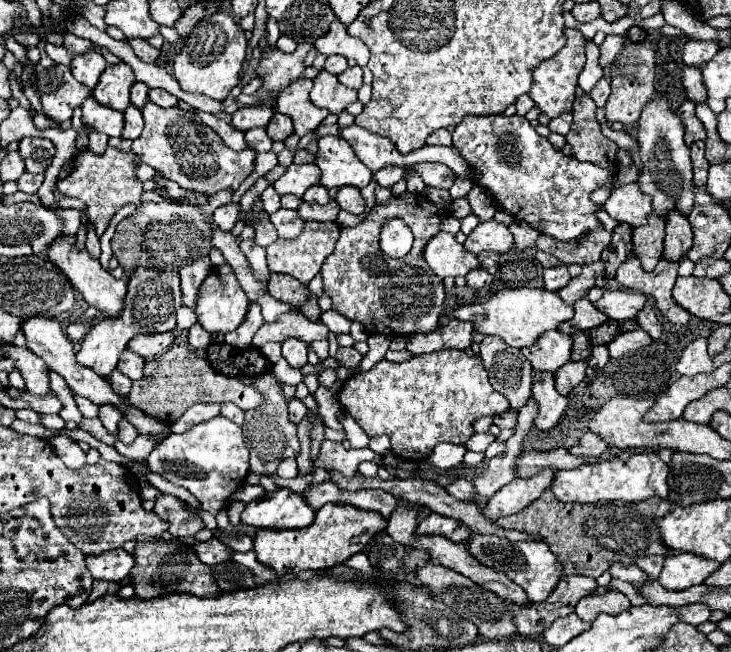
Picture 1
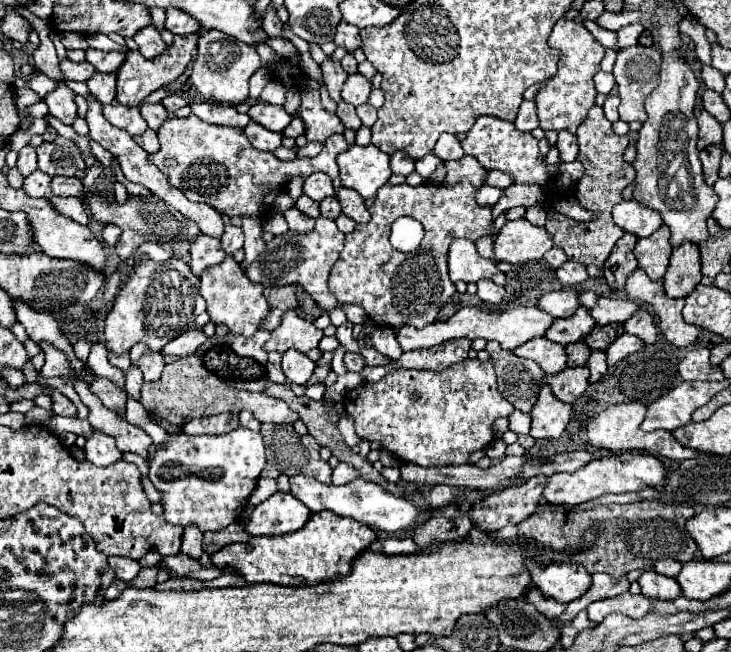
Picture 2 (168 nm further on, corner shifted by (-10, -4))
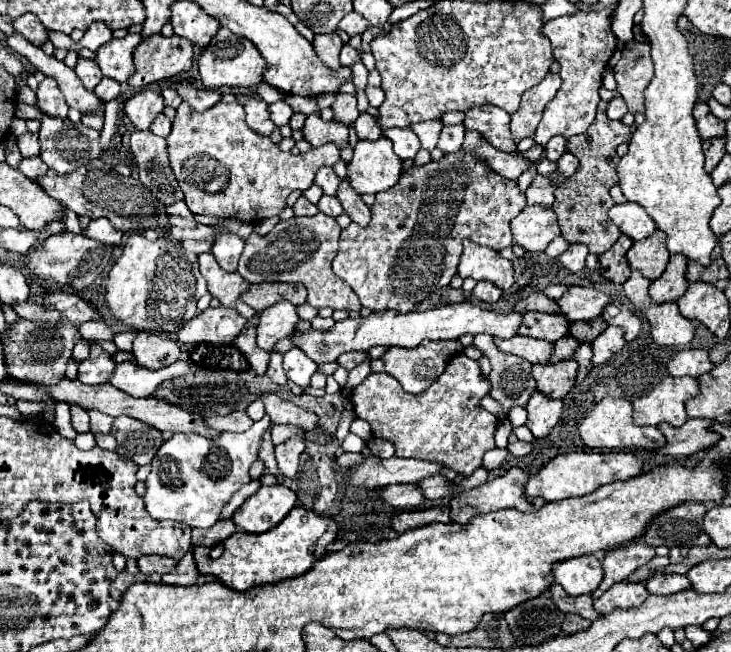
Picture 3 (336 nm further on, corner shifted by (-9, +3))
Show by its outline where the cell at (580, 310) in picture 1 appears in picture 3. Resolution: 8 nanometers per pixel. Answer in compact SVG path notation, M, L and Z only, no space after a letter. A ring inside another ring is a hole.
M525 312L523 322L517 328L517 334L547 340L547 342L557 342L567 334L567 328L569 328L569 322L565 320L565 316Z

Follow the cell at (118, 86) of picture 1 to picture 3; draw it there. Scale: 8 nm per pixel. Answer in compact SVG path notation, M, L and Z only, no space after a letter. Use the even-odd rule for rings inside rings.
M153 34L135 48L133 60L135 74L127 84L131 88L145 88L151 82L189 70L193 64L193 46L179 36L165 38L161 34Z

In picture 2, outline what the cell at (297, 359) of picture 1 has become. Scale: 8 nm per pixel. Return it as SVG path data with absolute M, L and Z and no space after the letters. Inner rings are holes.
M288 349L282 357L282 369L286 373L286 379L290 383L306 385L306 381L312 377L316 363L298 349Z

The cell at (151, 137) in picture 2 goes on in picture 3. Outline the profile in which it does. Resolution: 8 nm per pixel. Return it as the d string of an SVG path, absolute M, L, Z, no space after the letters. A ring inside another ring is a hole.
M135 130L131 136L131 152L137 162L139 182L145 184L161 204L171 206L183 200L183 192L169 164L165 138L153 136L149 130Z

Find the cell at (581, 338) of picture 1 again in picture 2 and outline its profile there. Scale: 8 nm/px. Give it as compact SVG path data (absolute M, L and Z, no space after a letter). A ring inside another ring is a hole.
M576 341L572 345L566 347L568 351L568 367L580 367L580 365L586 365L592 349L586 345L586 341Z

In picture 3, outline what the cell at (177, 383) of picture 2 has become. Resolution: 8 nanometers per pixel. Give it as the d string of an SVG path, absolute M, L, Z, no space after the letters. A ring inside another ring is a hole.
M265 394L261 396L261 400L271 418L271 424L293 424L303 432L311 432L317 428L317 414L313 416L313 412L299 408L293 402L279 398L277 394Z

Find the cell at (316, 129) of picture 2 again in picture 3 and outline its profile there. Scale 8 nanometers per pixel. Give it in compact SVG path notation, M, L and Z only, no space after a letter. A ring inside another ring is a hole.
M313 114L307 118L303 128L303 138L313 146L319 148L327 142L337 144L337 148L343 148L349 142L349 128L337 122L323 122L319 114Z

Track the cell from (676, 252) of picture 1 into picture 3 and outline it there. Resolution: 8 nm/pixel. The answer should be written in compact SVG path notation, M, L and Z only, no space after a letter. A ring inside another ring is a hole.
M671 256L667 270L661 274L661 278L651 282L651 286L649 286L651 300L655 304L677 302L689 286L689 282L685 280L685 270L687 270L685 258L683 256Z

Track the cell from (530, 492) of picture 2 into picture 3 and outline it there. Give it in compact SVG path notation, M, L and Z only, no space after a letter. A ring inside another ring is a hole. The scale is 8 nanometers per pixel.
M509 468L503 476L453 496L449 504L451 522L465 524L475 514L487 514L487 512L505 510L505 508L515 508L519 512L533 510L531 502L523 496L527 478L529 474L523 472L521 468Z

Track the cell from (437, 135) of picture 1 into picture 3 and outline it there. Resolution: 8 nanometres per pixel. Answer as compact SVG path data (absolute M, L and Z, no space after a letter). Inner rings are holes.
M463 124L445 126L441 136L439 136L437 148L441 148L443 152L457 152L457 148L463 146L463 136L465 136L465 126Z

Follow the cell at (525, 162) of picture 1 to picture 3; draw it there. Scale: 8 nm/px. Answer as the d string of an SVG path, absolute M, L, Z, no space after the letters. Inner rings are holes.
M475 106L465 112L465 128L477 130L497 150L517 152L509 132L509 114L497 106Z

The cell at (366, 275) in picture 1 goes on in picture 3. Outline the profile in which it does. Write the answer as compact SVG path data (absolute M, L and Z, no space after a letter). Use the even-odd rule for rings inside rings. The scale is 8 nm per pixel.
M461 146L461 148L459 148L457 152L453 152L453 154L443 154L443 158L437 160L437 162L429 162L429 164L425 164L425 166L413 166L413 168L409 168L407 172L401 174L401 180L399 180L393 188L375 194L375 204L371 206L373 218L371 218L369 226L367 226L367 228L361 228L361 226L357 226L357 224L349 224L349 226L341 232L341 238L339 238L339 252L337 252L335 260L333 260L333 272L335 272L343 282L347 282L351 288L355 288L355 292L357 292L357 296L359 296L359 300L361 300L361 304L363 304L365 308L371 308L373 312L375 312L375 310L411 312L411 310L415 310L415 306L417 306L425 296L429 296L431 292L435 292L435 290L439 290L439 288L443 288L443 286L449 286L451 278L457 274L457 266L459 266L459 258L461 258L461 252L463 252L463 240L465 240L465 238L469 238L469 240L481 240L485 246L489 246L489 248L493 248L493 250L503 250L503 248L511 246L511 244L513 244L513 236L511 236L511 230L509 230L509 222L511 222L525 206L527 206L525 192L519 190L519 186L517 186L515 180L503 178L503 176L499 176L499 174L487 170L487 164L485 164L483 160L479 160L469 148L463 148L463 146Z

